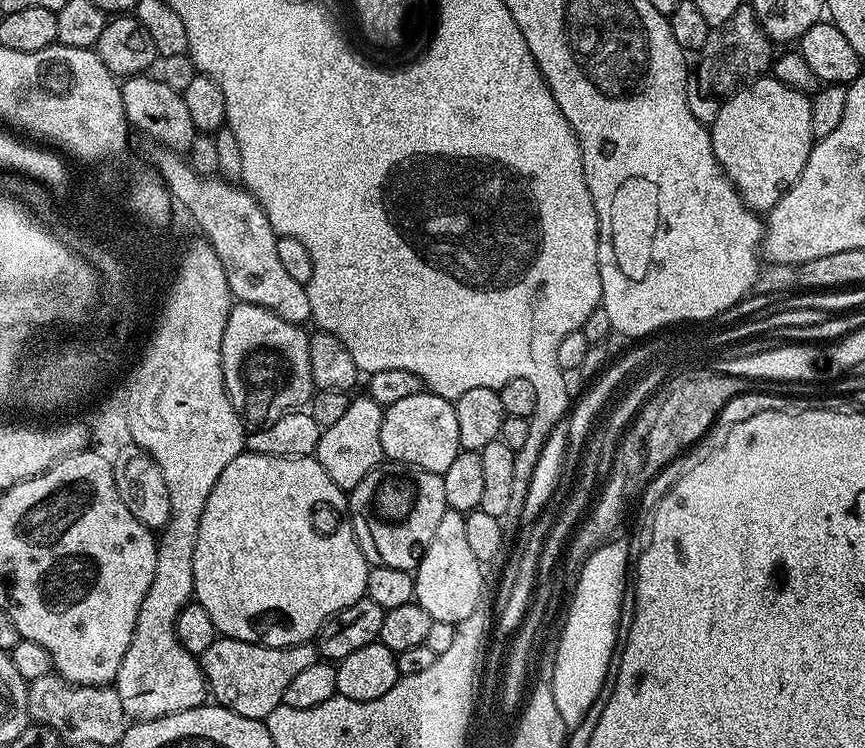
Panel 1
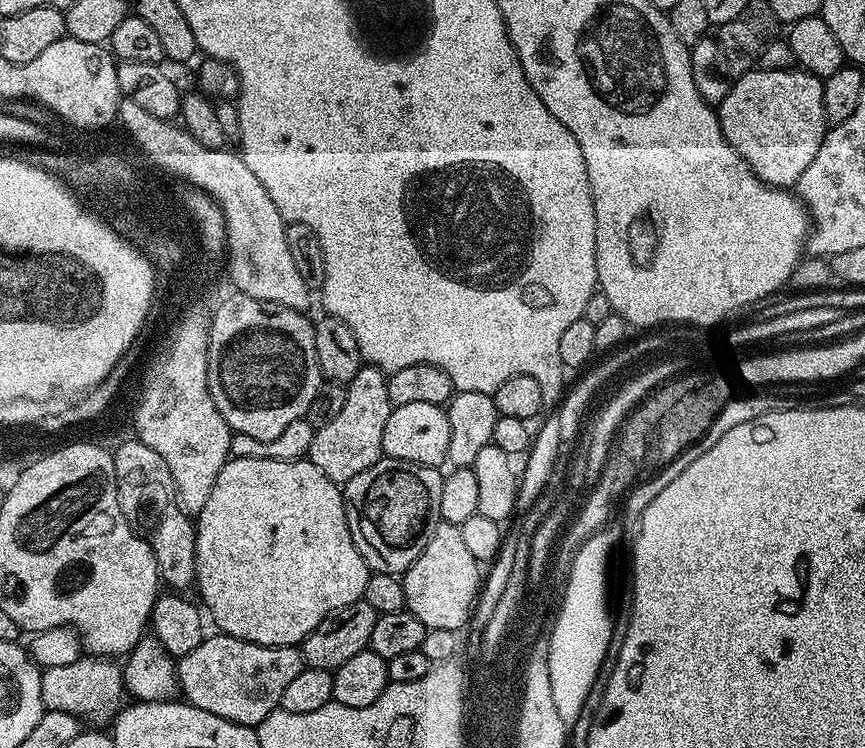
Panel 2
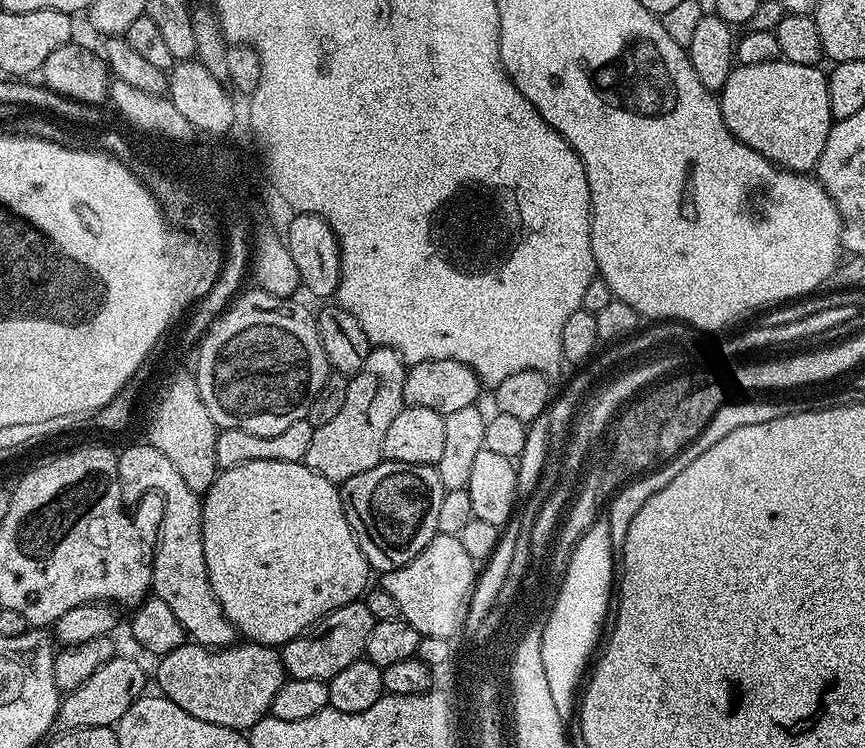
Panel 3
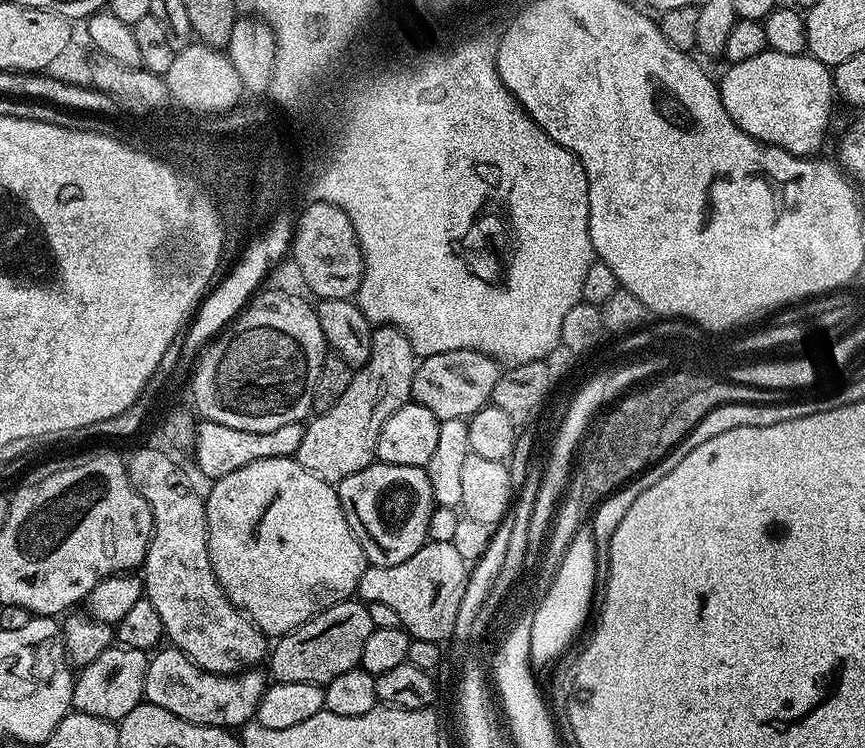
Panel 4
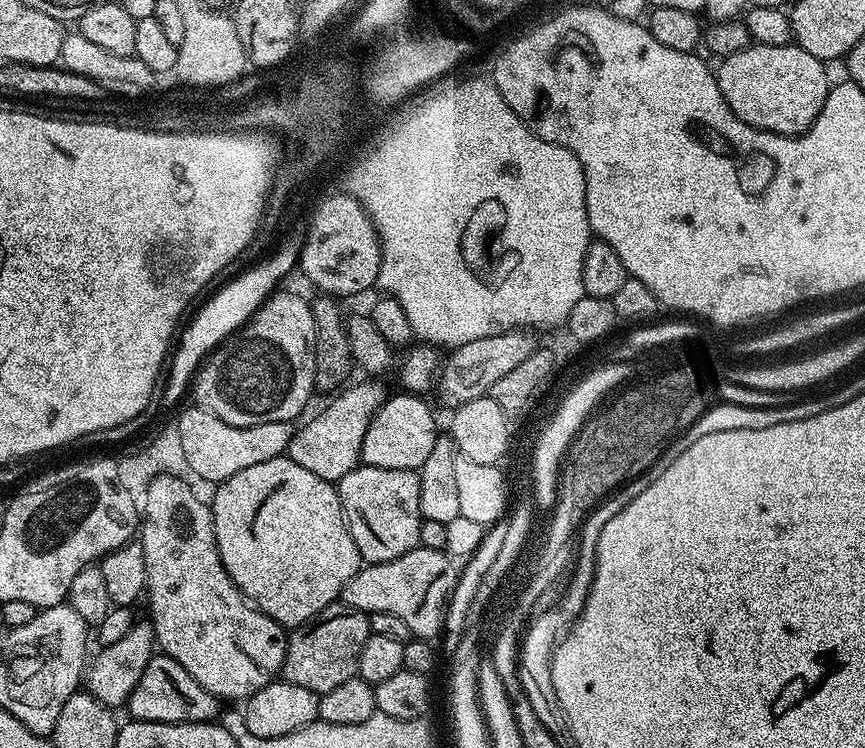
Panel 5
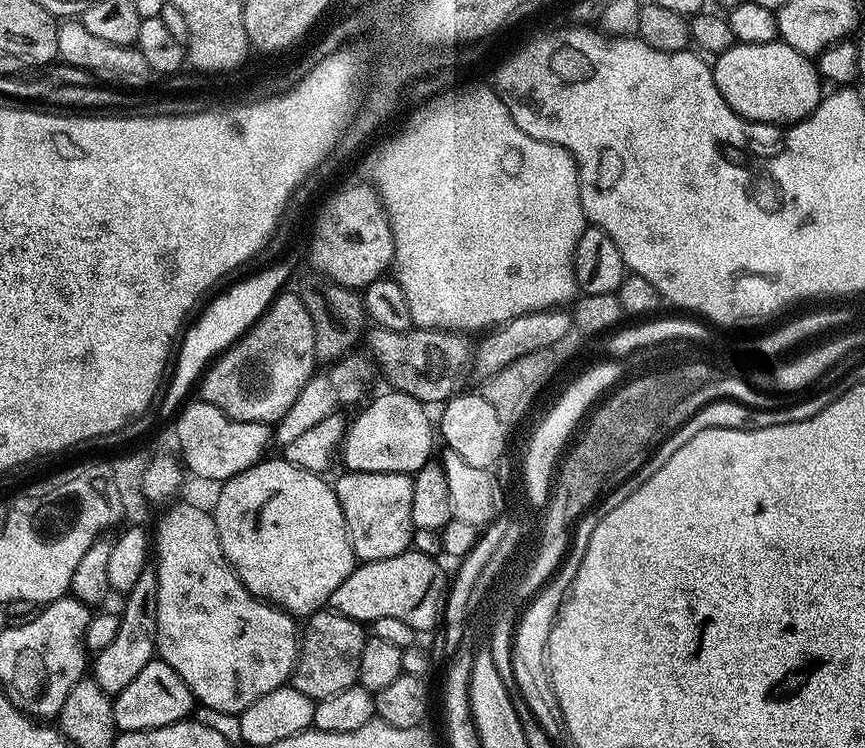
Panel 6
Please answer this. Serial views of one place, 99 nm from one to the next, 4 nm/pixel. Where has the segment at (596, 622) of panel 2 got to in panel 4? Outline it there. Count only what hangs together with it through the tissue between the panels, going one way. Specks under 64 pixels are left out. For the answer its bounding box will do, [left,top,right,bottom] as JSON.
[531,524,596,668]

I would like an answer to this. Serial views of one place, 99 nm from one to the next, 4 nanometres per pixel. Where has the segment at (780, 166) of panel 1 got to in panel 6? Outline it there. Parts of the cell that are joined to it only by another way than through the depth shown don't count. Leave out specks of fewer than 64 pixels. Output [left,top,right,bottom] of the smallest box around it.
[711,39,822,126]

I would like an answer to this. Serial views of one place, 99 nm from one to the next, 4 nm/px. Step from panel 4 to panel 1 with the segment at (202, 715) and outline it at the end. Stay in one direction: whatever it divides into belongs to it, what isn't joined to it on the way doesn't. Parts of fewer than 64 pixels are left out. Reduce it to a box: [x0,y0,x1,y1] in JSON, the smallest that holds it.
[198,638,318,721]

